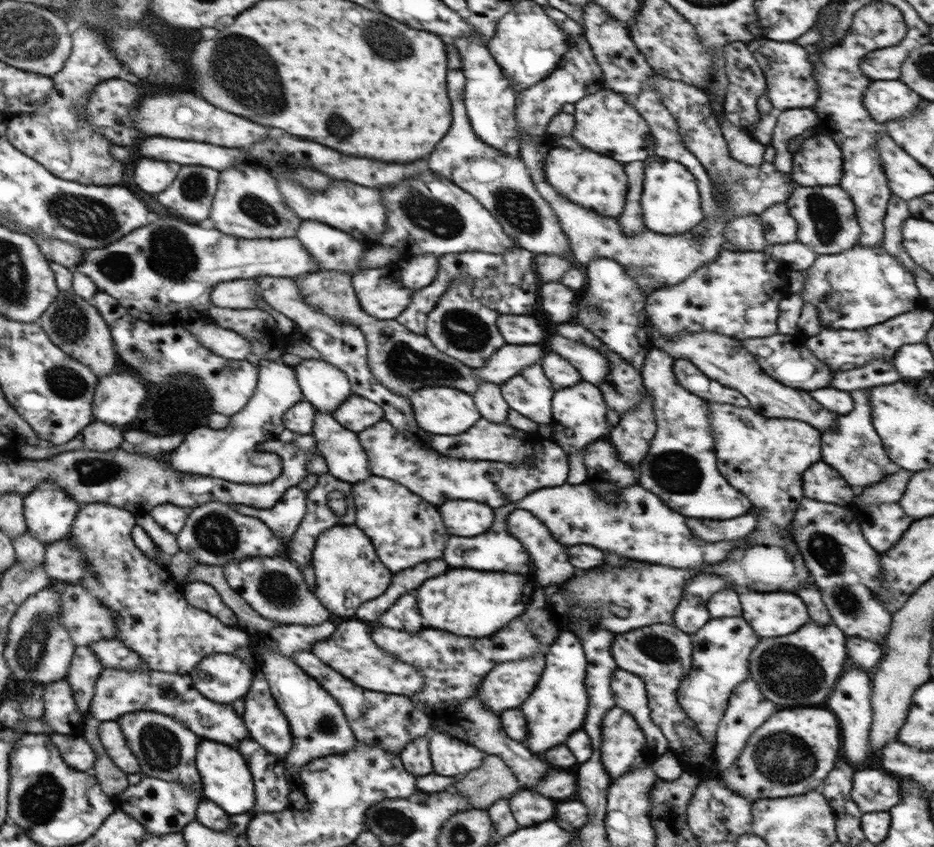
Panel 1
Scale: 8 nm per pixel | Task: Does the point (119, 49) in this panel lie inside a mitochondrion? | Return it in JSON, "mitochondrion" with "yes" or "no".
{"mitochondrion":"no"}

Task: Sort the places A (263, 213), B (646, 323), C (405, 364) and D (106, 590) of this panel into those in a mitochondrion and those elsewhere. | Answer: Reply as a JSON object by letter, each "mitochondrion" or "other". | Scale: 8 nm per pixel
{"A":"mitochondrion","B":"other","C":"mitochondrion","D":"other"}

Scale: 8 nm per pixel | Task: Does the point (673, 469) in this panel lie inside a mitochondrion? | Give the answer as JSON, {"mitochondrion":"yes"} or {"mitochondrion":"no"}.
{"mitochondrion":"yes"}

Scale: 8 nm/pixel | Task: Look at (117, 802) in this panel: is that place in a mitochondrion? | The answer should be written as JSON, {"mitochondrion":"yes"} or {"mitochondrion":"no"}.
{"mitochondrion":"no"}

